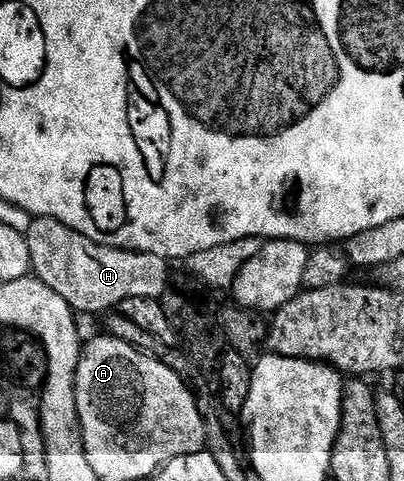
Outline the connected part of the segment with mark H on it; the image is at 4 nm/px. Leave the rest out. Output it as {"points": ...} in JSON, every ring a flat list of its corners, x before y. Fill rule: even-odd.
{"points":[[51,217,33,218,30,226,26,228,24,236,28,243,33,276,41,279,48,287,52,287,52,291,56,291,56,295,60,295,60,299,68,302,70,308,79,314,98,313,101,311,102,305,120,307,124,303,124,299,161,298,162,292,171,284,171,266,165,257,157,257,151,253,132,253,128,249,113,249,95,241,89,241,76,231,72,231,72,227]]}

